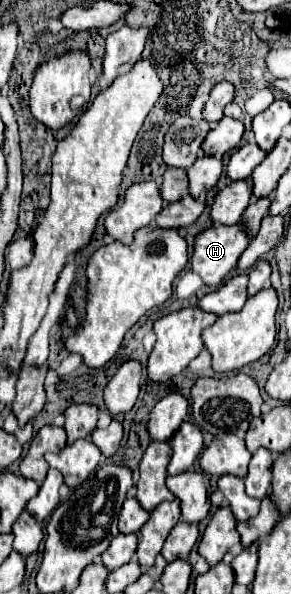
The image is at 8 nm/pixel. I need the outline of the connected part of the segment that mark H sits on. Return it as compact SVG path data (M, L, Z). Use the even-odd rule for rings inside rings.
M241 221L239 225L211 225L195 237L191 269L203 277L203 283L219 287L225 281L225 277L237 267L237 261L241 253L247 249L249 241L251 237L249 233L245 233L245 229L241 229Z

